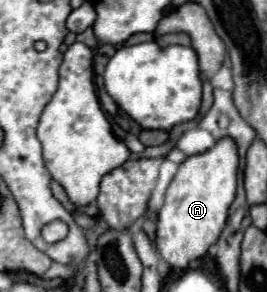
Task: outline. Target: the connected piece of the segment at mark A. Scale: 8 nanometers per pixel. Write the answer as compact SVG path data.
M230 138L218 140L208 152L190 156L180 164L166 190L164 206L158 212L154 242L172 270L186 270L190 262L206 256L208 248L218 240L228 218L228 208L236 196L236 172L238 152Z

